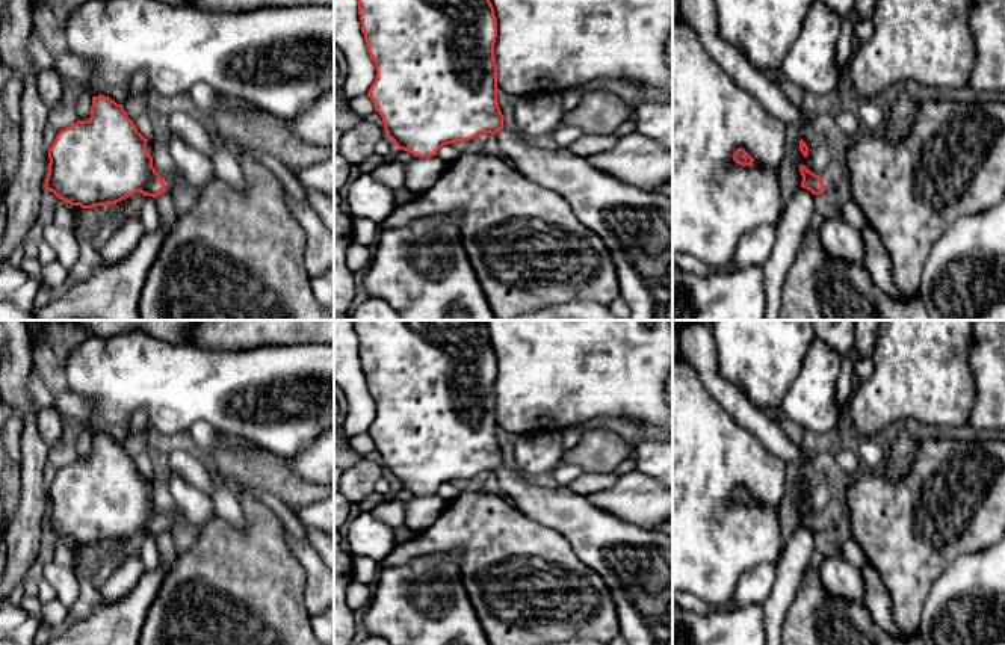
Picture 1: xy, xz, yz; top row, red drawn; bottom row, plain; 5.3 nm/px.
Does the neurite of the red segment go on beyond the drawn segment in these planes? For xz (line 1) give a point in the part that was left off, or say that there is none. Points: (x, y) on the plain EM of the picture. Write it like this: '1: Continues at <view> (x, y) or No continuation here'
1: Continues at xz (635, 564)

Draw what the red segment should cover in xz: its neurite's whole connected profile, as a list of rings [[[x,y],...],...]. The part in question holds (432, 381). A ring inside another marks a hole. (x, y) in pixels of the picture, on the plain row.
[[[355,320],[354,328],[367,391],[376,406],[367,435],[399,488],[414,495],[432,495],[443,483],[490,471],[496,491],[512,498],[526,517],[562,535],[577,559],[601,577],[612,594],[621,636],[629,645],[673,645],[673,538],[623,521],[567,486],[547,489],[532,485],[517,470],[503,465],[494,396],[497,356],[485,320]]]

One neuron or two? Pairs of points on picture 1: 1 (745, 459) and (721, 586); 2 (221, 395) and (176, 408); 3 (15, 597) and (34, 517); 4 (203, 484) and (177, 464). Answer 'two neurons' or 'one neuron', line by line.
1: one neuron
2: one neuron
3: two neurons
4: one neuron

